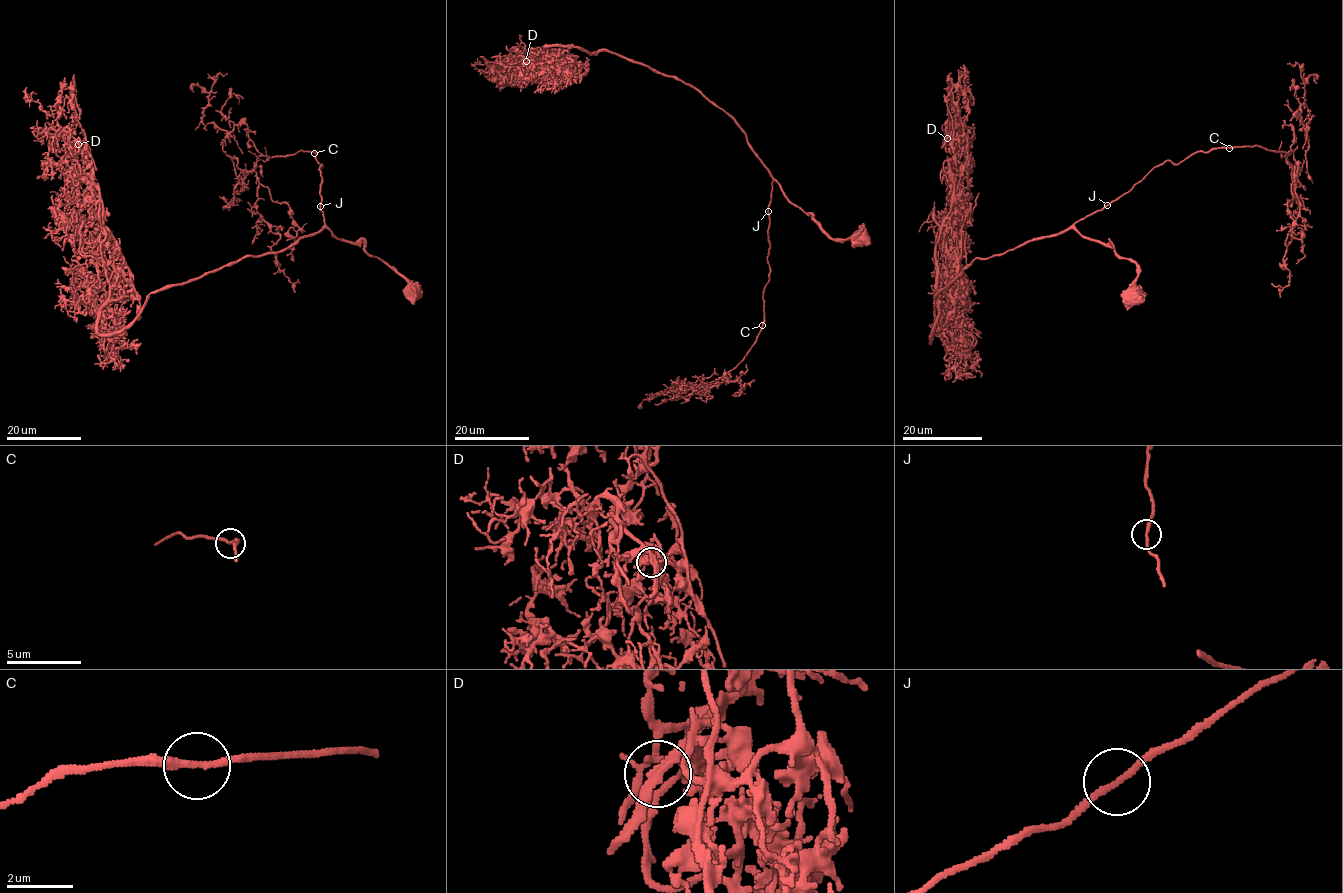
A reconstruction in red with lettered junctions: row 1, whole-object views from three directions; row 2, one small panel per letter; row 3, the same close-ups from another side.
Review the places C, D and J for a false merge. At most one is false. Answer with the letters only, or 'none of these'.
none of these

